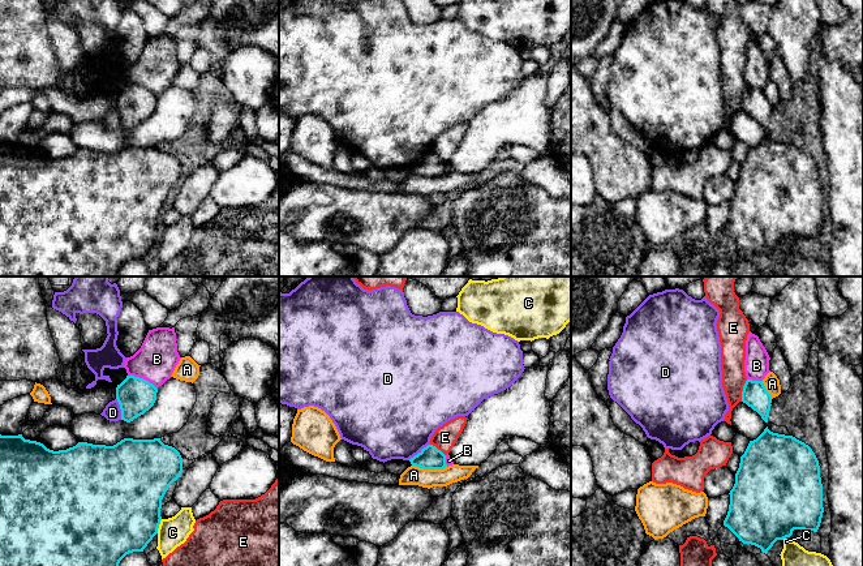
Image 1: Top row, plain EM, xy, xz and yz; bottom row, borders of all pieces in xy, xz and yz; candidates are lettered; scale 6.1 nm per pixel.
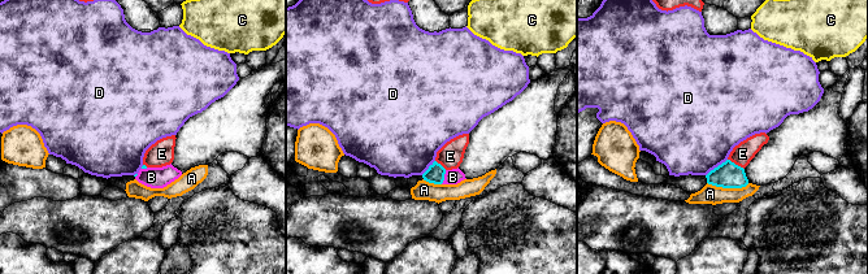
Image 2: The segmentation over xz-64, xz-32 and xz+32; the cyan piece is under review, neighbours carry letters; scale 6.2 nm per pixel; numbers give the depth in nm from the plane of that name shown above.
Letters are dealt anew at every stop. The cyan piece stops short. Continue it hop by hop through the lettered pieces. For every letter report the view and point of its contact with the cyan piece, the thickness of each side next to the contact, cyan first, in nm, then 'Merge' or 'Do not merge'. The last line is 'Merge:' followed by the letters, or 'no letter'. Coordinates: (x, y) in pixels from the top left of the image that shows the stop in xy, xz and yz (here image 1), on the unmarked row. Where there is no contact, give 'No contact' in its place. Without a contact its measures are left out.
A: Touches cyan at xz (429, 176). Thickness 140 nm (cyan) against 120 nm. Do not merge
B: Touches cyan at xy (142, 86). Thickness 220 nm (cyan) against 260 nm. Do not merge
C: Touches cyan at xy (158, 234). Thickness 500 nm (cyan) against 180 nm. Do not merge
D: Touches cyan at xz (419, 161). Thickness 140 nm (cyan) against 480 nm. Do not merge
E: Touches cyan at yz (743, 98). Thickness 160 nm (cyan) against 160 nm. Do not merge
Merge: no letter

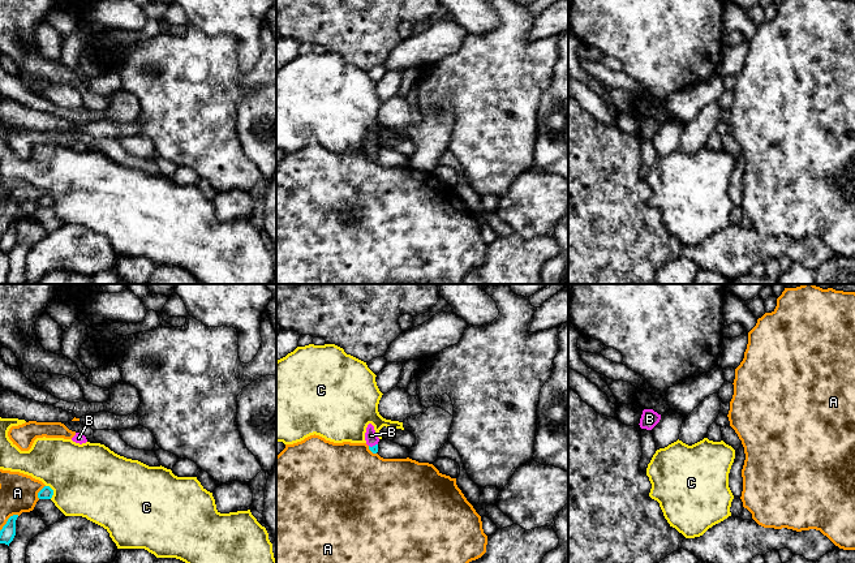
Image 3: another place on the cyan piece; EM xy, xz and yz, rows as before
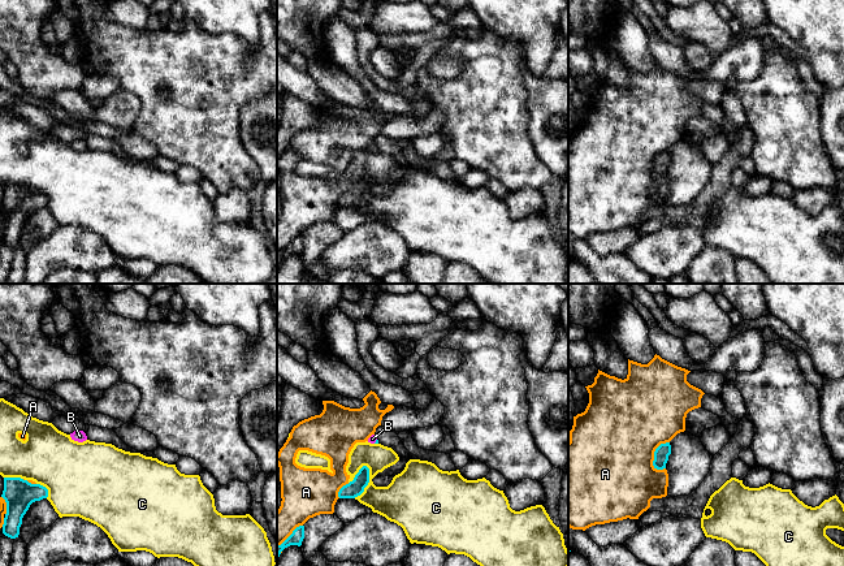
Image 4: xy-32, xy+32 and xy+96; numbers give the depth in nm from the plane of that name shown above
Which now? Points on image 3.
A: Touches cyan at xy (8, 228). Thickness 90 nm (cyan) against 240 nm. Do not merge
B: Touches cyan at xz (373, 154). Thickness 50 nm (cyan) against 80 nm. Merge
C: Touches cyan at xy (52, 200). Thickness 80 nm (cyan) against 460 nm. Do not merge
Merge: B

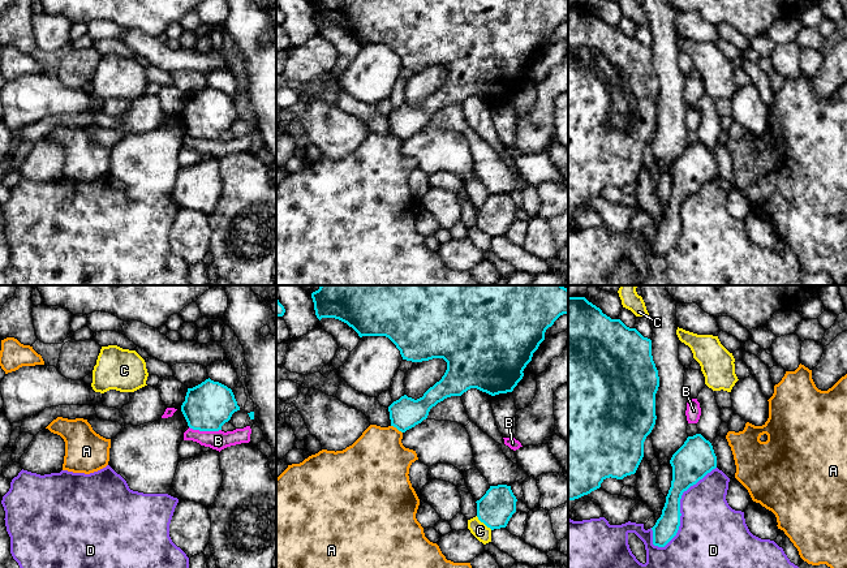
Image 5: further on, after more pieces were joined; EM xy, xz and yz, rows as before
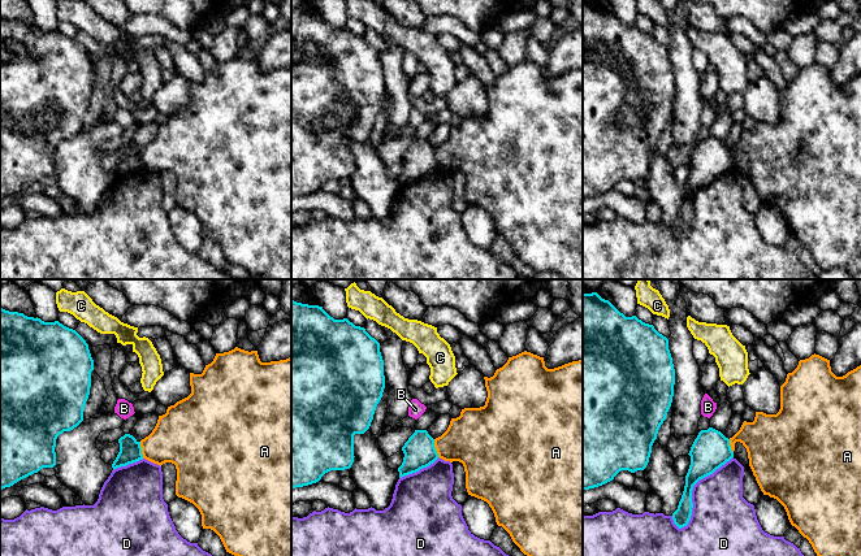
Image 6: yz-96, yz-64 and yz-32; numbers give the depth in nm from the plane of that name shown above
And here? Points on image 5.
A: Touches cyan at xz (396, 136). Thickness 190 nm (cyan) against 380 nm. Do not merge
B: Touches cyan at xy (205, 138). Thickness 300 nm (cyan) against 120 nm. Do not merge
C: Touches cyan at xz (484, 231). Thickness 220 nm (cyan) against 100 nm. Do not merge
D: Touches cyan at yz (679, 216). Thickness 190 nm (cyan) against 400 nm. Do not merge
Merge: no letter

